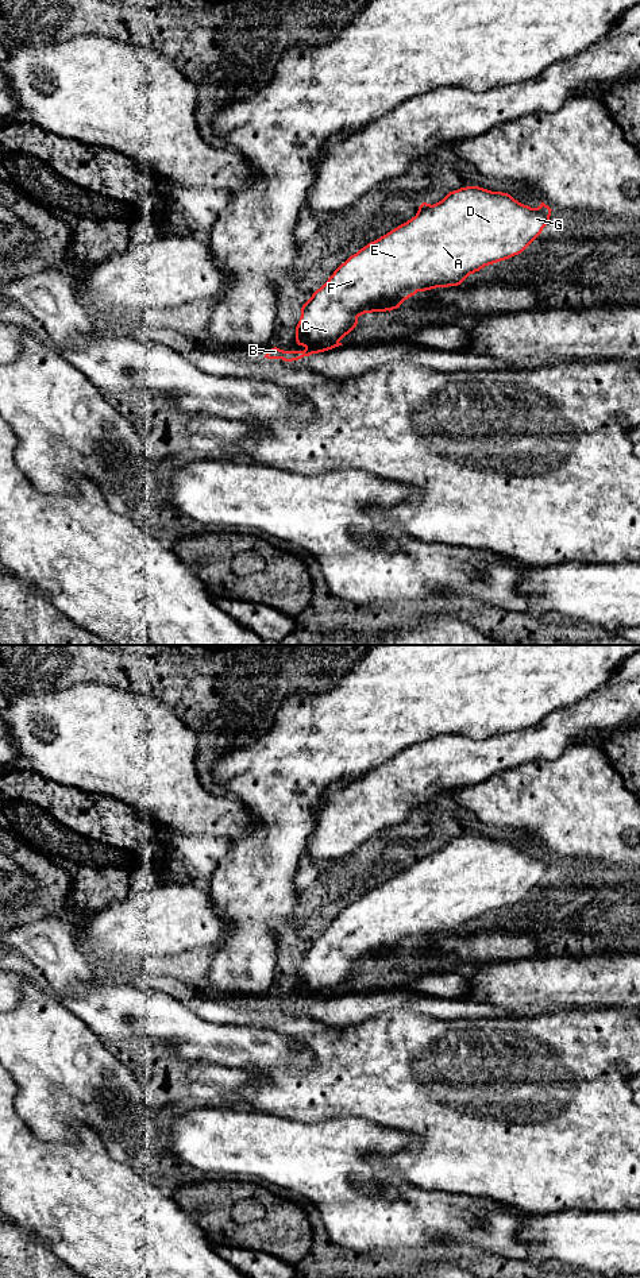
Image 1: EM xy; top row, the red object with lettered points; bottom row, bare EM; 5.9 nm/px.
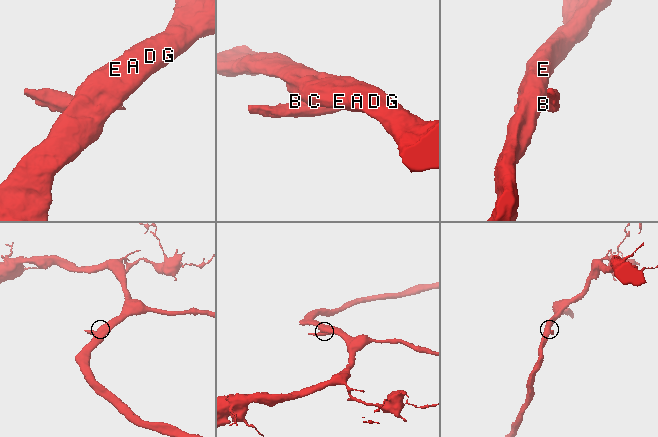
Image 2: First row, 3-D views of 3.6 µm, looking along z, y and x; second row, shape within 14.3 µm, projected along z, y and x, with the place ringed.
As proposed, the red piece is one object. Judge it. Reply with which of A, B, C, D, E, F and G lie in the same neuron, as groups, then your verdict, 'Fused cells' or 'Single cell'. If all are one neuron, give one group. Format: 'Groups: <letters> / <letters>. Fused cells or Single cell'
Groups: A C D E F G / B. Fused cells

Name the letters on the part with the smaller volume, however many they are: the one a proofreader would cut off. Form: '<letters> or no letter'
B

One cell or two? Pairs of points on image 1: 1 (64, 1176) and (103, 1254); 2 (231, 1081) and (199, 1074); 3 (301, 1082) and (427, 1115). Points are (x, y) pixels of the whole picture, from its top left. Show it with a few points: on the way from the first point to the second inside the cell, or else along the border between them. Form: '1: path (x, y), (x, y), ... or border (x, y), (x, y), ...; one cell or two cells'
1: path (74, 1195), (103, 1223), (103, 1235); one cell
2: path (223, 1078), (207, 1074); one cell
3: path (332, 1087), (396, 1087); one cell

